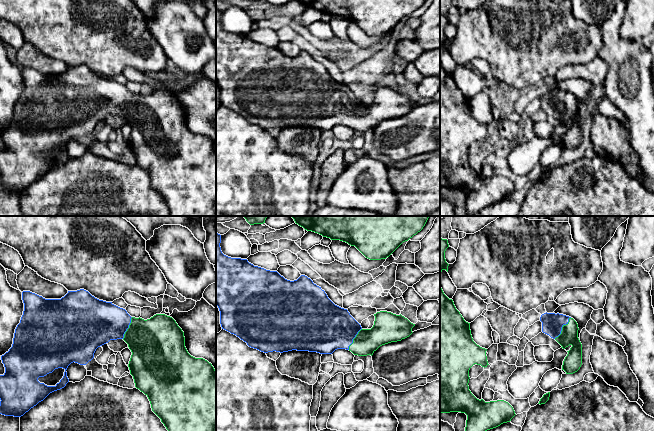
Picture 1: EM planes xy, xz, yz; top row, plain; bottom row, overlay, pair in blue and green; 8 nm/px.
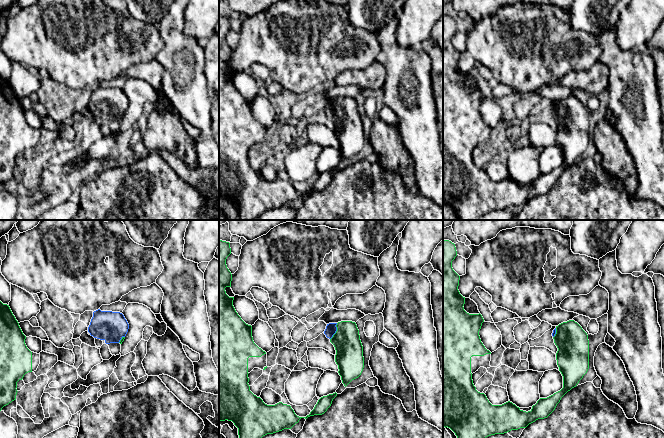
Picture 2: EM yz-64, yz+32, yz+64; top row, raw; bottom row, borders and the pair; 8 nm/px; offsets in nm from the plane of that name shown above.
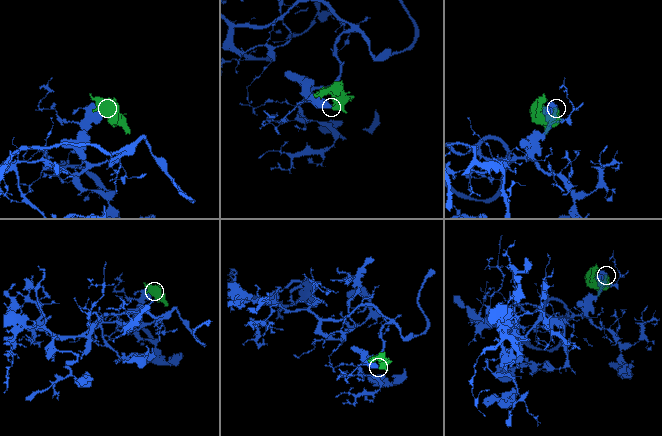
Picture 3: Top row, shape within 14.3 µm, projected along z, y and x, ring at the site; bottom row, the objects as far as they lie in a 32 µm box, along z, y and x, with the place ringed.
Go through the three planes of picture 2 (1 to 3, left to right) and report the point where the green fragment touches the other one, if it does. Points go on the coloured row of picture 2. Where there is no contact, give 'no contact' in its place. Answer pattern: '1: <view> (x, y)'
1: yz-64 (121, 338)
2: yz+32 (335, 331)
3: yz+64 (555, 333)

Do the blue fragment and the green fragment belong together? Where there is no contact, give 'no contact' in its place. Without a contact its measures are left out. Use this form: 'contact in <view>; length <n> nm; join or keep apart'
contact in yz; length 220 nm; join

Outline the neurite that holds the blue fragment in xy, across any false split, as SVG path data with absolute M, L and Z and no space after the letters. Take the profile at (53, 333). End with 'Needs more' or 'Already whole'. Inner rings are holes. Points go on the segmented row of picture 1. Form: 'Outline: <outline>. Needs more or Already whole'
Outline: M84 289L68 291L68 293L61 299L45 299L30 291L23 291L22 300L24 303L24 311L20 323L15 329L12 347L8 352L1 356L2 363L5 367L5 373L0 375L0 414L14 417L23 416L31 408L43 401L50 393L66 386L69 382L66 370L71 363L75 362L80 365L86 365L94 358L94 353L98 347L108 343L110 340L123 339L132 352L128 367L130 374L133 376L135 387L148 397L152 411L161 419L161 422L168 431L216 431L216 370L207 360L203 358L195 358L188 353L185 347L184 332L172 317L165 314L156 314L147 320L140 317L131 317L125 309L114 305L112 302L99 300ZM58 368L63 368L65 372L63 378L55 386L47 386L38 381L39 377L44 377Z. Needs more

